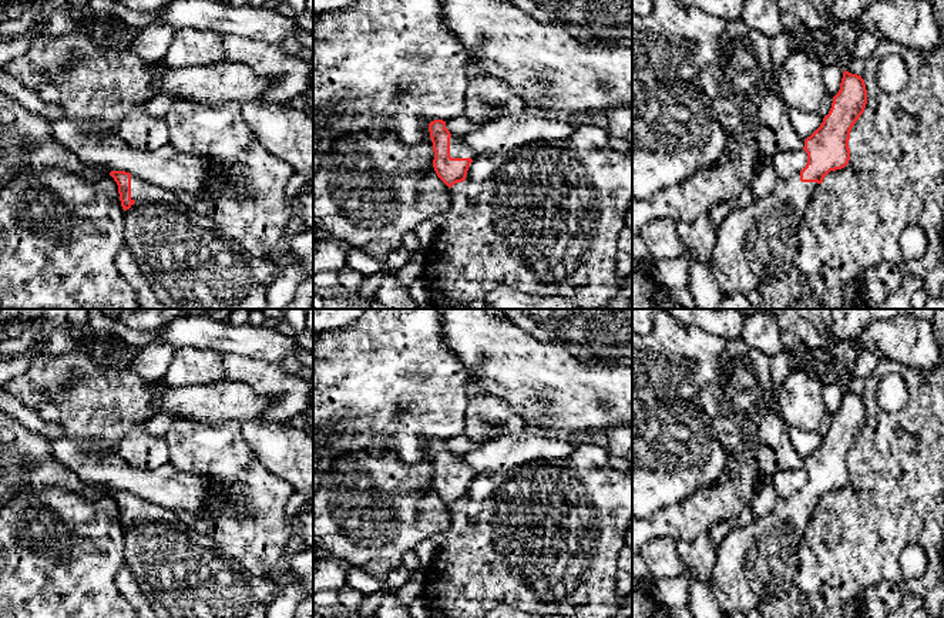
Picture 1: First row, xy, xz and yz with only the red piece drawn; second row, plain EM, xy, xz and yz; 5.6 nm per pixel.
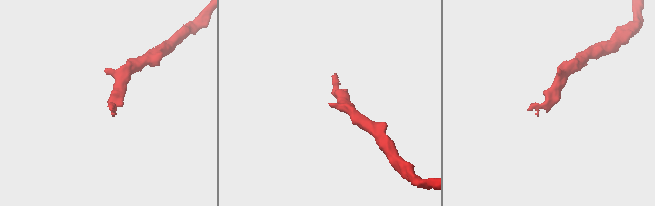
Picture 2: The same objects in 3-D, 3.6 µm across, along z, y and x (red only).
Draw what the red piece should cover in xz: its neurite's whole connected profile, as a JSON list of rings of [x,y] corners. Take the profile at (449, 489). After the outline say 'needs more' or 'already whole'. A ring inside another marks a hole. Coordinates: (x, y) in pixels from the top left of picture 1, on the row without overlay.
[[[434,439],[429,443],[433,461],[433,486],[437,496],[451,507],[457,501],[466,500],[467,490],[477,471],[461,463],[461,454],[446,447],[446,440]]] | needs more

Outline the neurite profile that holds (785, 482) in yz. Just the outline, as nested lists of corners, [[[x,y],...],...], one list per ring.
[[[803,467],[796,470],[779,470],[770,476],[770,480],[777,498],[786,498],[806,486],[807,473]]]

